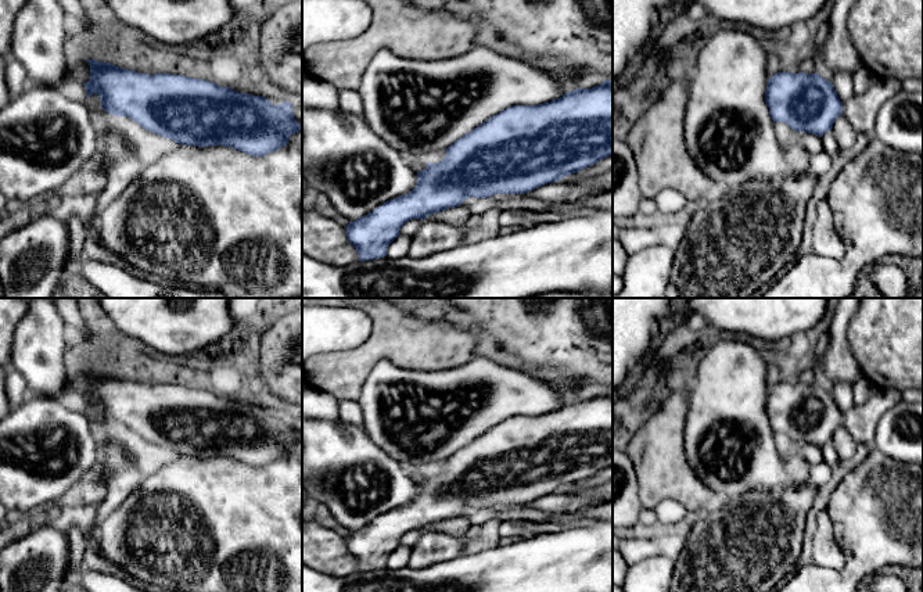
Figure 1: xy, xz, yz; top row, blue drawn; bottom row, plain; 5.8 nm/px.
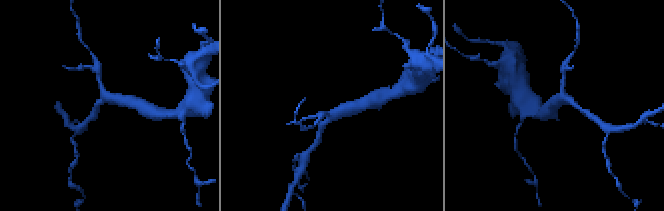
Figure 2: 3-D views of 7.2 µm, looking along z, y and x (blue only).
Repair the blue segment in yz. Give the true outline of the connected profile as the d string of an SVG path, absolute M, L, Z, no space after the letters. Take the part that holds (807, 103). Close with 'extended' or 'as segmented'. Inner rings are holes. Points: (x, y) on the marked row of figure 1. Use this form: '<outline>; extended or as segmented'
M777 72L768 79L765 103L773 122L822 137L843 114L832 82L815 73Z; as segmented

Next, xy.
M87 60L87 62L90 65L90 80L83 85L89 98L96 93L100 97L101 108L108 114L116 115L118 118L126 116L146 130L161 134L177 144L195 147L223 146L252 157L265 157L287 146L290 136L302 130L302 126L294 118L291 103L285 100L279 105L273 105L263 96L238 93L230 87L222 87L202 79L191 79L172 73L139 73L96 60Z; as segmented

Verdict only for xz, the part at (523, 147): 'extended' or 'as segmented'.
as segmented

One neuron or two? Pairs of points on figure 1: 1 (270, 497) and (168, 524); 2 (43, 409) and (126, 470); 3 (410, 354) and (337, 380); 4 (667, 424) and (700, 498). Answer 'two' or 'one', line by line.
1: one
2: two
3: one
4: one

